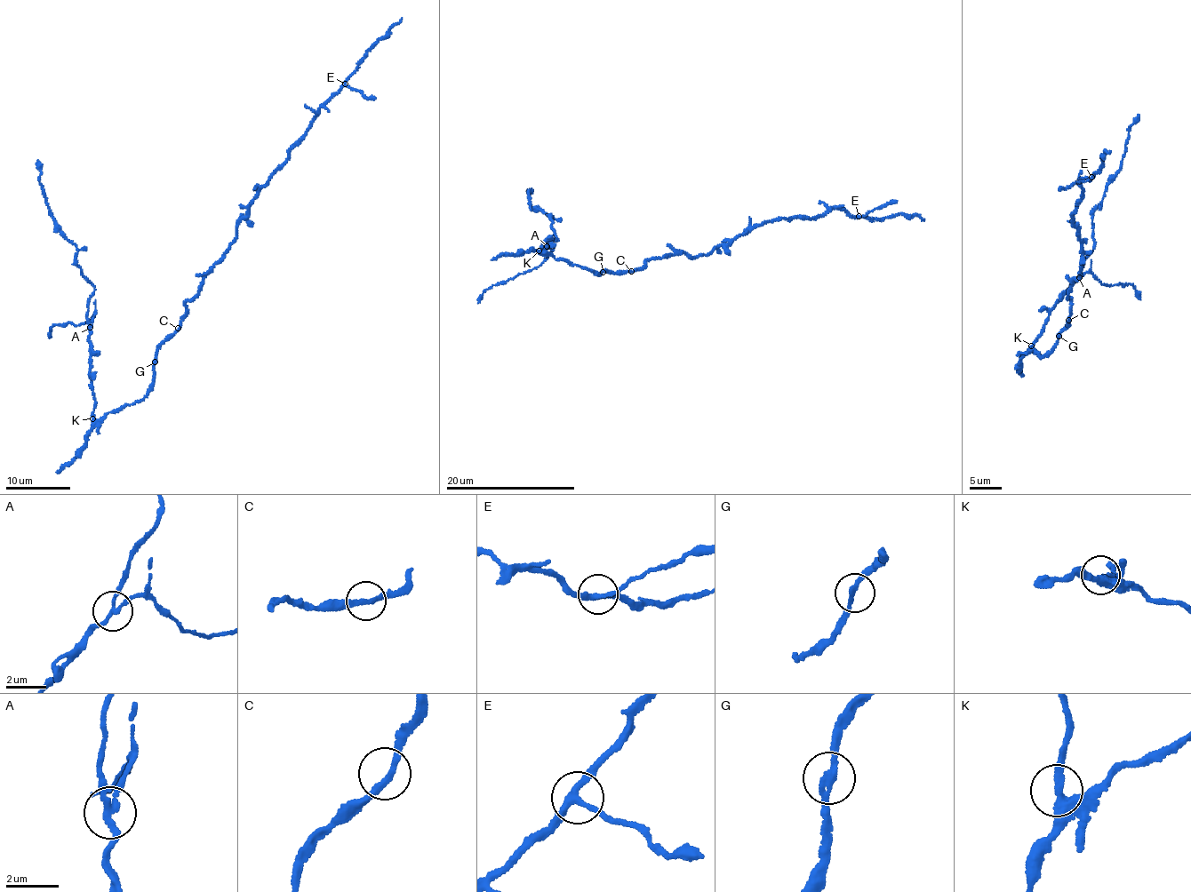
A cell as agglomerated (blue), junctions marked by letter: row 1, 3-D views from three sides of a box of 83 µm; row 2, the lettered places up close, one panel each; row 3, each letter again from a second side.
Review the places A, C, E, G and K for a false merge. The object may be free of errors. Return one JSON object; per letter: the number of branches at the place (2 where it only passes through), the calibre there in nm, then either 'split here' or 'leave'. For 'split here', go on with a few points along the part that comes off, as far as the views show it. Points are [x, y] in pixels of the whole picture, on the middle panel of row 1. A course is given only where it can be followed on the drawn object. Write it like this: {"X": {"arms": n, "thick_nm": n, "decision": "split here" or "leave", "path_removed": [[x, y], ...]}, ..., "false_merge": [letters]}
{"A": {"arms": 3, "thick_nm": 190, "decision": "split here", "path_removed": [[547, 246], [551, 249], [548, 256], [535, 268], [498, 282], [483, 292], [477, 303]]}, "C": {"arms": 2, "thick_nm": 240, "decision": "leave"}, "E": {"arms": 3, "thick_nm": 240, "decision": "leave"}, "G": {"arms": 2, "thick_nm": 220, "decision": "leave"}, "K": {"arms": 3, "thick_nm": 280, "decision": "leave"}, "false_merge": ["A"]}

